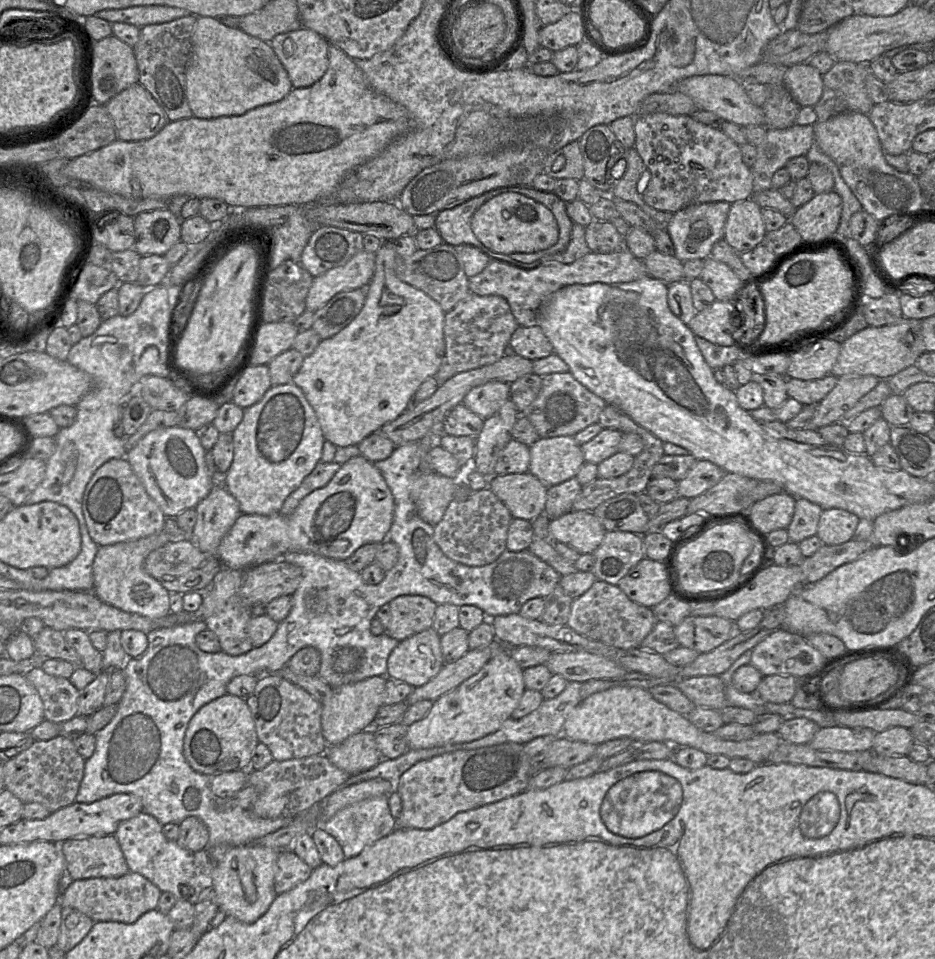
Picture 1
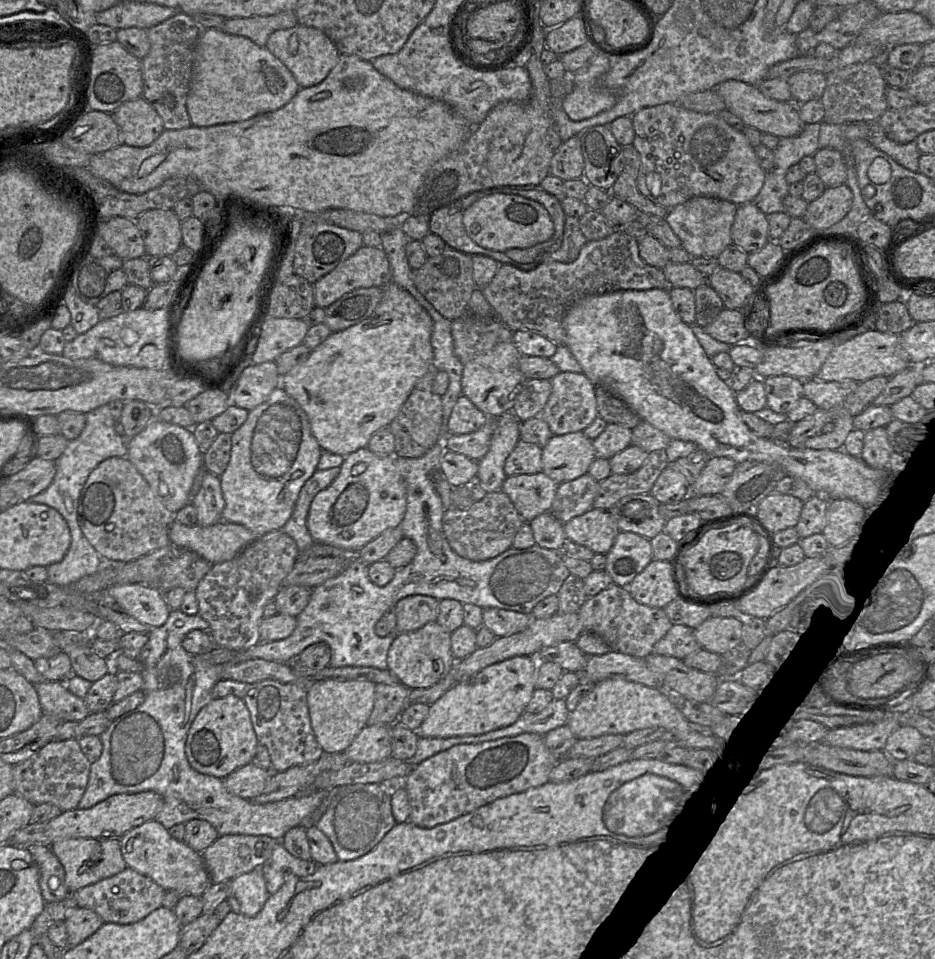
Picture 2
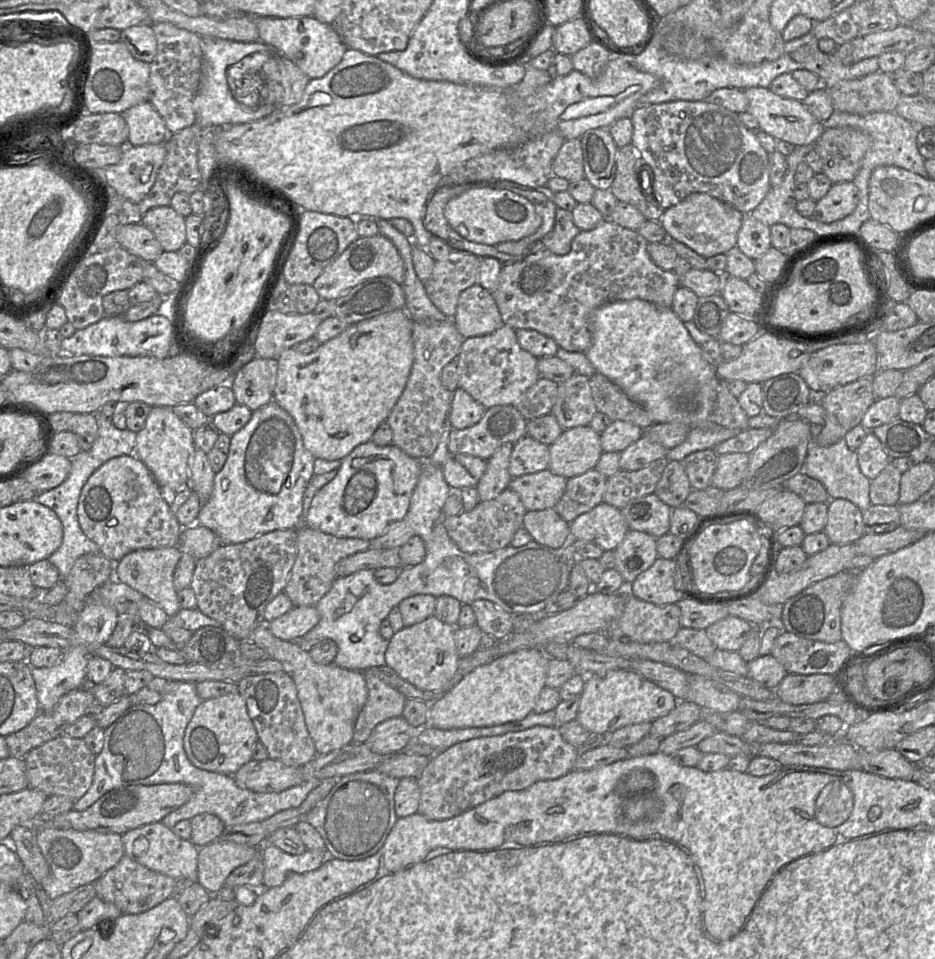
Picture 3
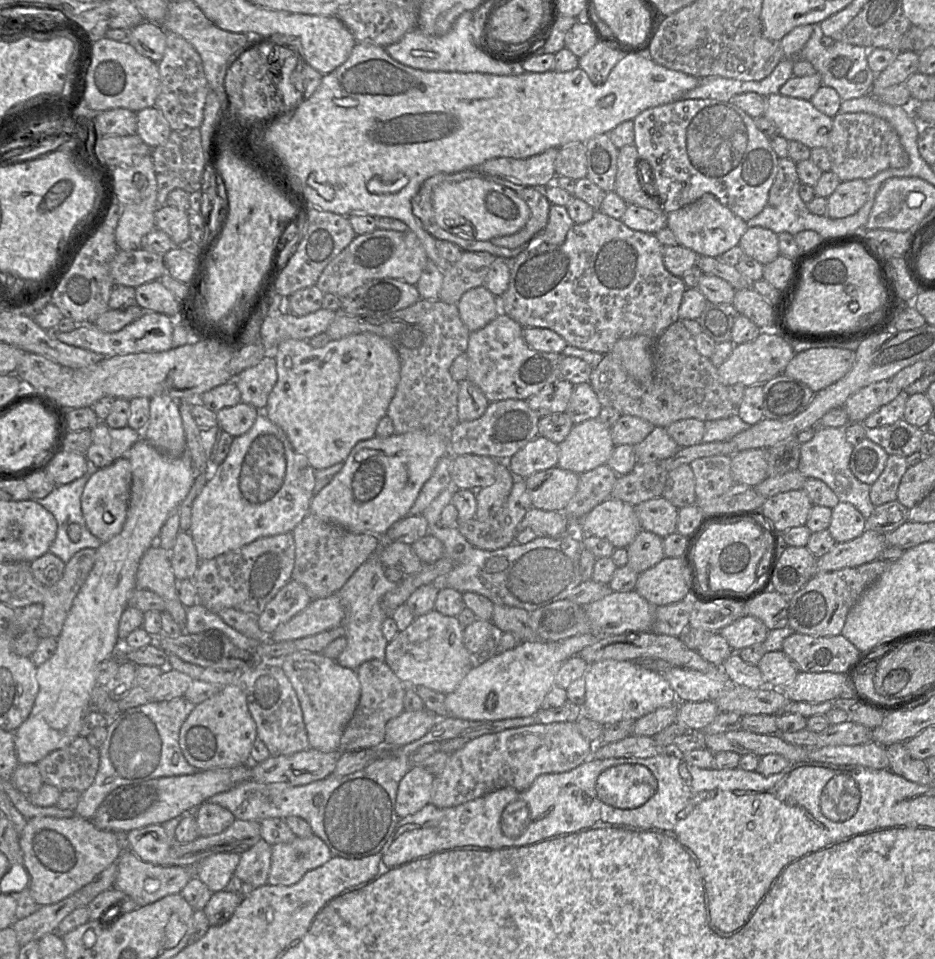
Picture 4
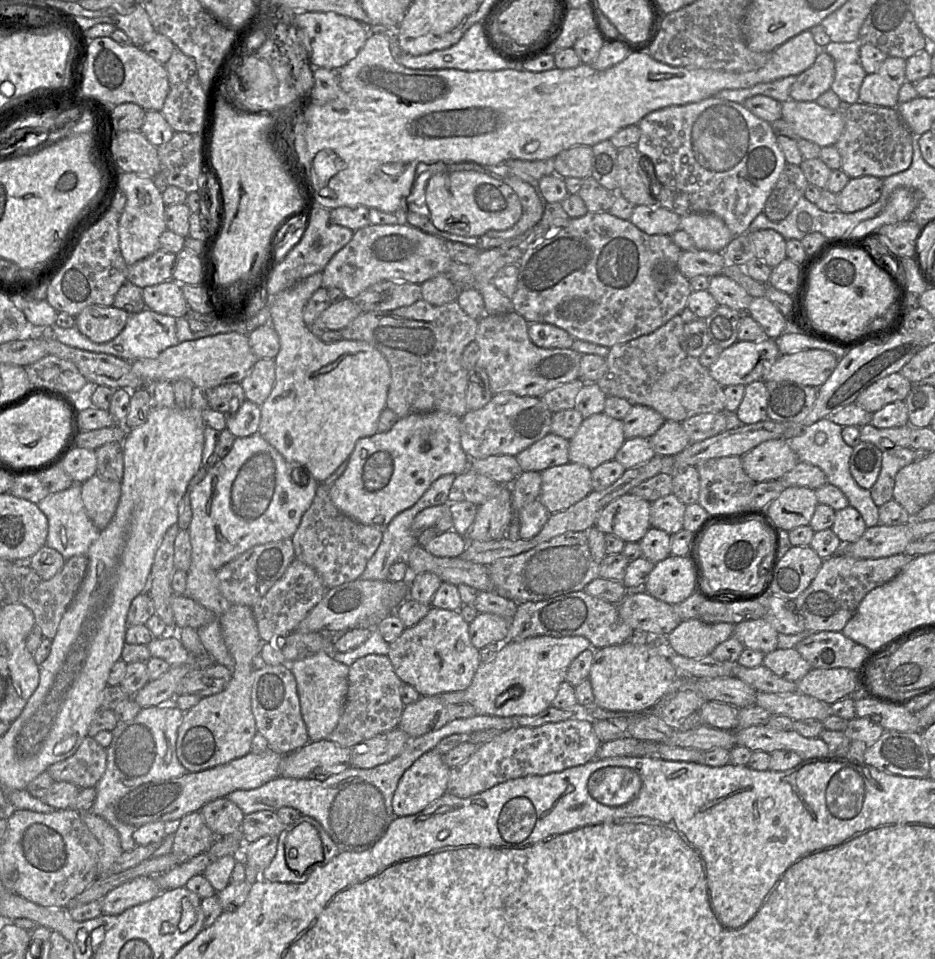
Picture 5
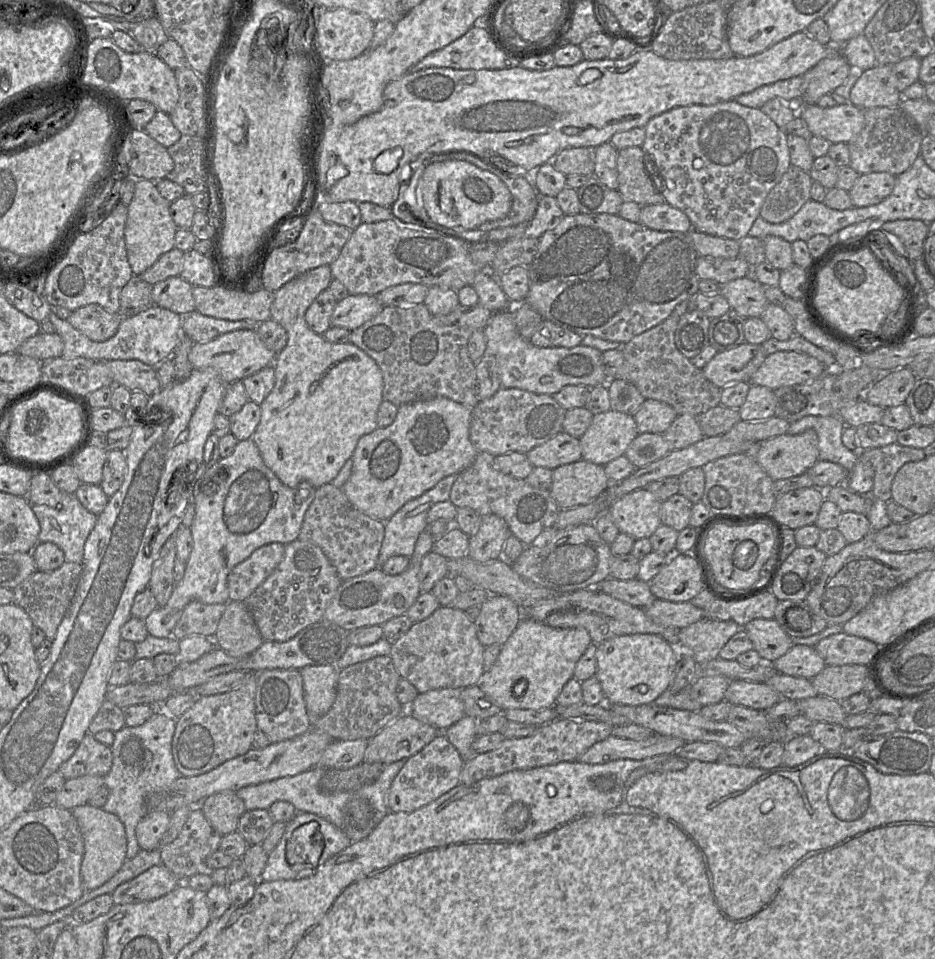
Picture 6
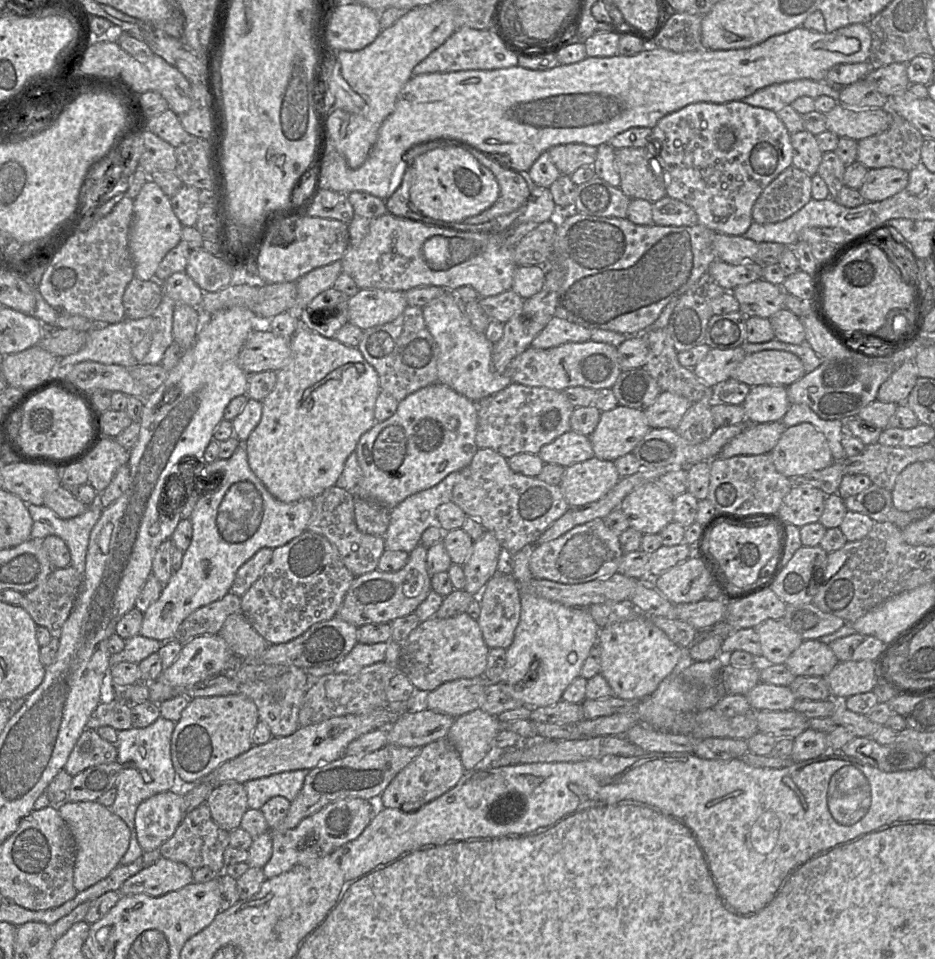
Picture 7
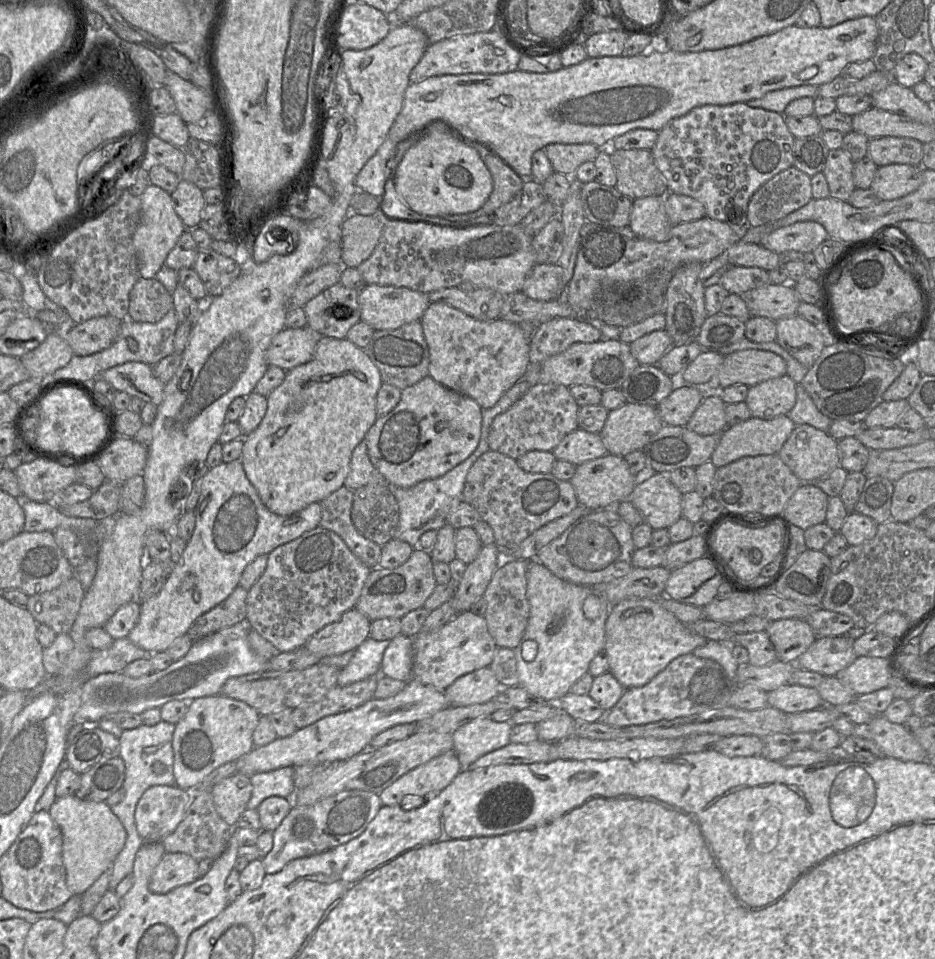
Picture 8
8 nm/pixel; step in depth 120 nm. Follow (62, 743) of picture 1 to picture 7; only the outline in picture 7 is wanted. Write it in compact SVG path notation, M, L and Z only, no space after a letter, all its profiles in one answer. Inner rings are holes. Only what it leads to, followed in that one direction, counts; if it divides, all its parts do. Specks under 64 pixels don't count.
M86 728L70 753L64 770L75 776L89 767L113 763L117 756L116 743L101 738L96 729Z

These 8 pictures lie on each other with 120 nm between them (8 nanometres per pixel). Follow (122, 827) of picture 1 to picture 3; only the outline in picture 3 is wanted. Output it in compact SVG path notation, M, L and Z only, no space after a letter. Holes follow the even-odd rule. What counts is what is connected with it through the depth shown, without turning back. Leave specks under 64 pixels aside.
M161 822L140 826L122 835L124 853L139 864L176 880L196 880L198 847L183 840Z

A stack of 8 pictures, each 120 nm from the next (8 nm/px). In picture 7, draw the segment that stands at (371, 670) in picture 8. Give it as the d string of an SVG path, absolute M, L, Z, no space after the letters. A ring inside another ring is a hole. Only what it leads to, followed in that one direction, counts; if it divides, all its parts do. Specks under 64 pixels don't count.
M357 642L352 650L334 667L334 673L353 674L362 668L385 660L388 643L366 644Z

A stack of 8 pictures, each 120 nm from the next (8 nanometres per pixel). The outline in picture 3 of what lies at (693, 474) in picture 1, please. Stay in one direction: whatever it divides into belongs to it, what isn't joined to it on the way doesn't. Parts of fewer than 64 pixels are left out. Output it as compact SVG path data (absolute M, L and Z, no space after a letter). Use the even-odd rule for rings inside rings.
M748 453L719 455L711 485L724 491L740 486L748 468L749 455Z

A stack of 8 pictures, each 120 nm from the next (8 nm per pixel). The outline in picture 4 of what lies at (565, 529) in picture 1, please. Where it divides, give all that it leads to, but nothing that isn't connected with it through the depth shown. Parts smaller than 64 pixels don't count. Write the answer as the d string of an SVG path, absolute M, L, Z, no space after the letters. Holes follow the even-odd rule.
M609 497L581 519L578 535L581 538L585 535L597 536L607 539L615 548L627 548L641 530L642 528L635 511L635 506Z

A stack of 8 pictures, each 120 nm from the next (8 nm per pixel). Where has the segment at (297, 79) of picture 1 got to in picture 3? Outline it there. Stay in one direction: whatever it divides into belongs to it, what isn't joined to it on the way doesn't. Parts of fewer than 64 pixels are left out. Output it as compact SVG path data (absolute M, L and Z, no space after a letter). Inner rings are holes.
M255 17L259 40L283 55L306 74L310 79L321 78L337 66L346 50L338 33L329 25L315 17Z

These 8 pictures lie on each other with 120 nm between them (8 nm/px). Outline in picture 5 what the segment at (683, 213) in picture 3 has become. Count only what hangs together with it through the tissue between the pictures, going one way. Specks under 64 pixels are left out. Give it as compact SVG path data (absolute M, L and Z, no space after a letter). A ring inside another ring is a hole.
M708 212L680 216L679 229L684 230L699 250L723 252L733 234L722 218Z

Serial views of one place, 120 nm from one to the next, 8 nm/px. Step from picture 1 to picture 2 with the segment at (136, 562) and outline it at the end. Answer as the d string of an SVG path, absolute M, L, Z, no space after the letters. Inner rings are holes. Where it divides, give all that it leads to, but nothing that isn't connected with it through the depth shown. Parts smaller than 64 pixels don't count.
M139 583L113 585L107 589L125 612L150 628L164 625L171 608L163 591Z

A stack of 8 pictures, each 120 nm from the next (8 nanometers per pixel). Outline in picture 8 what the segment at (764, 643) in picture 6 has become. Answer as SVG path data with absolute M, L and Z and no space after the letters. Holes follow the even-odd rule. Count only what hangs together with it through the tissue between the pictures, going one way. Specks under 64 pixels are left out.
M798 618L772 621L766 632L776 651L777 660L784 663L796 663L817 638L805 619Z

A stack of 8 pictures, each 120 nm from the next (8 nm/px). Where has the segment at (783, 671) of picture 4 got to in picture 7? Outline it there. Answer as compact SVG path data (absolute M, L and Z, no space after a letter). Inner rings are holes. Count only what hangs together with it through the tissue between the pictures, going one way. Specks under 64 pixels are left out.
M810 639L804 640L784 664L795 677L824 677L838 663L838 658L828 644L818 639Z

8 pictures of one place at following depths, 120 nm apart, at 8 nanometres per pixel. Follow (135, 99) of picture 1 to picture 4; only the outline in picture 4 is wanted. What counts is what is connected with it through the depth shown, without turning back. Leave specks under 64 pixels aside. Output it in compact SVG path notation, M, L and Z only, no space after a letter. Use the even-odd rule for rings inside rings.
M155 107L137 112L137 135L152 149L163 145L171 134L163 114Z

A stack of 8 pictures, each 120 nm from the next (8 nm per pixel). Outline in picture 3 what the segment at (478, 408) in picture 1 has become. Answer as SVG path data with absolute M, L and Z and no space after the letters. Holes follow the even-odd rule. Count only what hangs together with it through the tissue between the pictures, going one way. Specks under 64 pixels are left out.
M506 324L491 334L470 337L464 340L457 356L459 387L469 393L486 409L496 405L514 405L519 398L539 379L537 357L524 350L517 341L516 330Z

